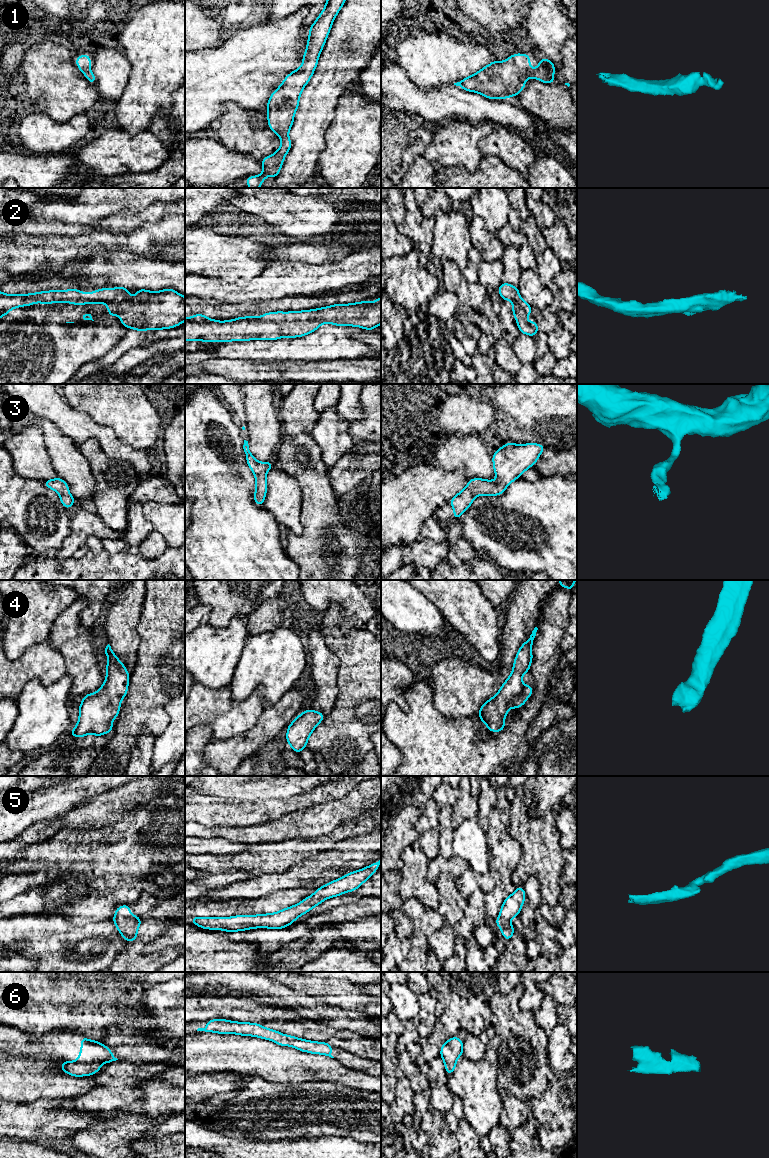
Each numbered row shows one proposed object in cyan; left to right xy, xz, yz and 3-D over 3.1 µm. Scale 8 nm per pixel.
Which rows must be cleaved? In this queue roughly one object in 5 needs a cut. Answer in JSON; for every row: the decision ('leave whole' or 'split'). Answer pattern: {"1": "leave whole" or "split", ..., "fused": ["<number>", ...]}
{"1": "leave whole", "2": "leave whole", "3": "leave whole", "4": "leave whole", "5": "leave whole", "6": "leave whole", "fused": []}

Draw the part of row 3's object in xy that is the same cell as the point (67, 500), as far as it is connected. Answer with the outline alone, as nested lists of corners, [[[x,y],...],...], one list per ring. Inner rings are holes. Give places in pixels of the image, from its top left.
[[[60,477],[44,481],[43,483],[47,488],[59,493],[60,501],[67,510],[69,510],[69,508],[76,502],[73,496],[69,493],[69,486]]]

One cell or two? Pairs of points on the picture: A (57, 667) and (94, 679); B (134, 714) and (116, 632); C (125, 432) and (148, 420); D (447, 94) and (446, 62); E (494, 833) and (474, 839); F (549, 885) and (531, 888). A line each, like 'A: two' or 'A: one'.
A: two
B: two
C: one
D: two
E: two
F: two

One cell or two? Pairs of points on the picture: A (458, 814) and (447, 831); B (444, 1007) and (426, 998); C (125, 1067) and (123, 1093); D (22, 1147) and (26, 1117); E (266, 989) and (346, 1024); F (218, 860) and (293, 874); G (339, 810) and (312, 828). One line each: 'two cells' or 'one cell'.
A: two cells
B: two cells
C: one cell
D: two cells
E: one cell
F: two cells
G: one cell

